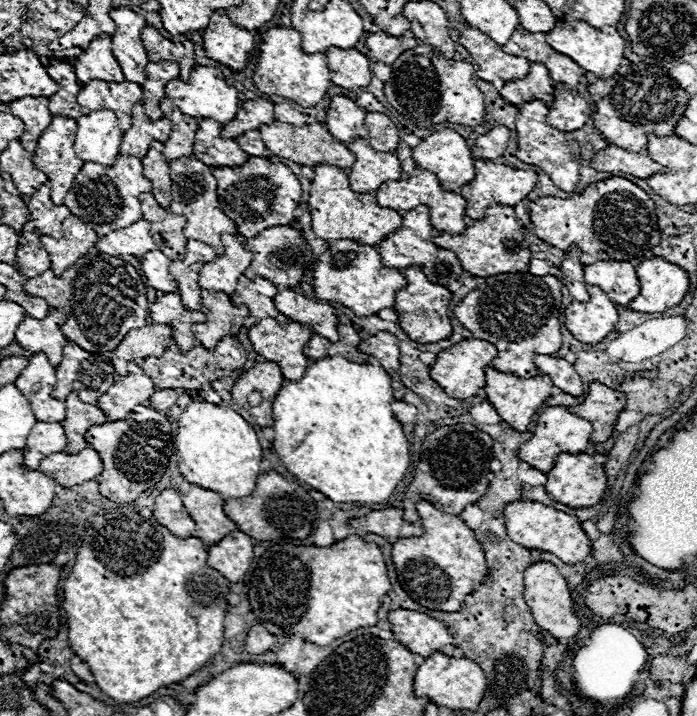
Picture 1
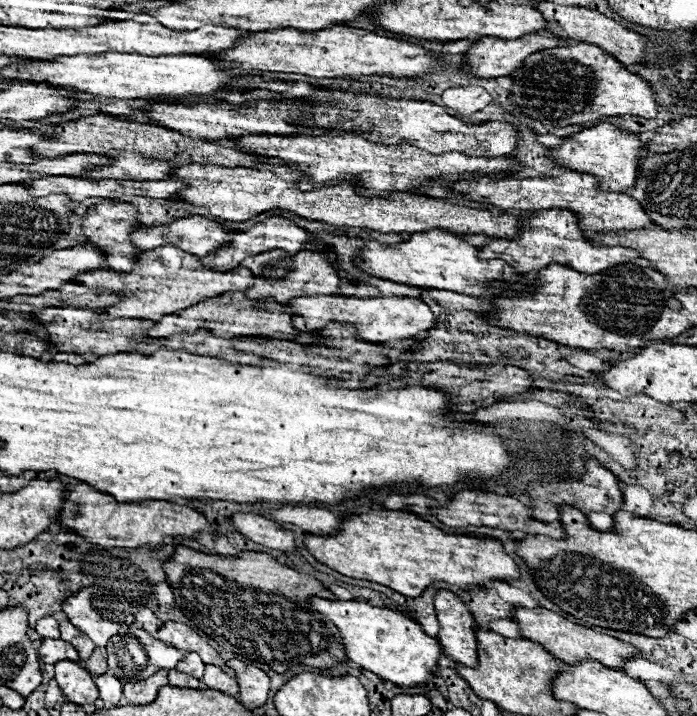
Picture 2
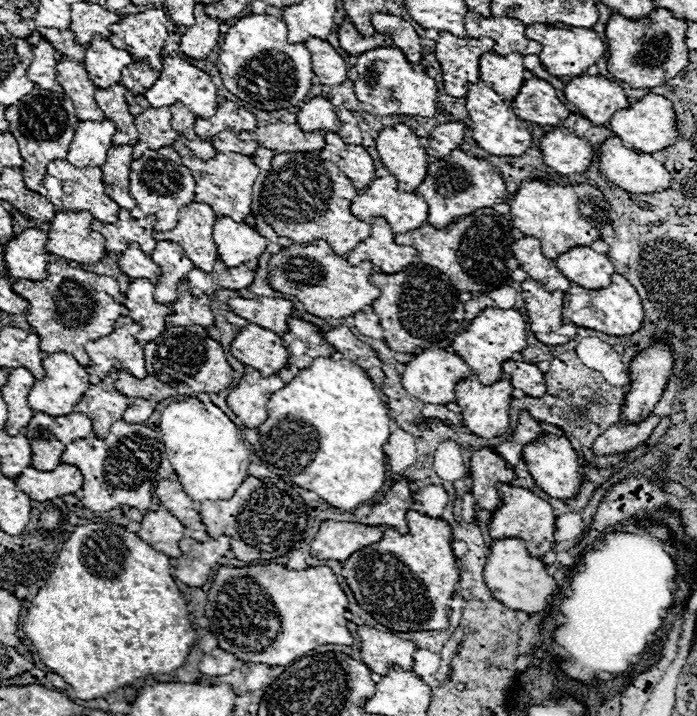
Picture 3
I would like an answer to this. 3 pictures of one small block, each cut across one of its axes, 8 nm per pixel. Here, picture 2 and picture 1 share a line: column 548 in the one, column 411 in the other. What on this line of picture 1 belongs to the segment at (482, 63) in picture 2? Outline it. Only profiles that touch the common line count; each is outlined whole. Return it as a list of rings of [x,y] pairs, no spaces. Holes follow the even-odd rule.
[[[370,32],[366,36],[366,48],[372,52],[374,60],[384,62],[384,64],[394,64],[394,60],[402,52],[406,52],[414,46],[418,46],[418,40],[412,34],[396,38],[396,36],[384,34],[384,32]]]

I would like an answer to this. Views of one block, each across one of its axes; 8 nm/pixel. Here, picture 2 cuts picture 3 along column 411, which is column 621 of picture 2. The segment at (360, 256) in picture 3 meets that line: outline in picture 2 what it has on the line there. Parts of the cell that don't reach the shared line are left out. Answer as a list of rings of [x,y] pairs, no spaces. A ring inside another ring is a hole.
[[[542,210],[532,218],[524,220],[522,226],[522,236],[518,240],[492,240],[490,244],[480,248],[480,258],[484,260],[504,260],[508,262],[516,272],[522,274],[532,274],[542,268],[548,268],[550,264],[564,264],[568,268],[574,268],[584,274],[598,274],[606,268],[614,268],[618,264],[626,262],[636,262],[640,254],[632,248],[622,248],[622,246],[596,246],[592,244],[584,232],[580,230],[578,216],[570,210]]]

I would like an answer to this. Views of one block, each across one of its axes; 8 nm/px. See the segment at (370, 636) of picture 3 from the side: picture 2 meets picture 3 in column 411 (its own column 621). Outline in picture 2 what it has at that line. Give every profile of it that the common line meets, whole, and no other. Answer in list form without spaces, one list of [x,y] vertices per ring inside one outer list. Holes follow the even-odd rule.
[[[520,608],[514,614],[512,620],[520,624],[522,638],[542,642],[542,646],[550,654],[554,654],[558,660],[562,660],[566,664],[572,664],[572,666],[576,666],[580,660],[598,660],[600,664],[606,664],[608,668],[622,670],[622,666],[626,664],[626,658],[640,656],[640,650],[634,648],[632,644],[622,642],[618,638],[612,638],[608,634],[594,632],[594,630],[590,630],[586,626],[574,624],[574,622],[566,620],[564,616],[560,616],[560,614],[552,612],[552,610],[546,610],[546,608]]]

